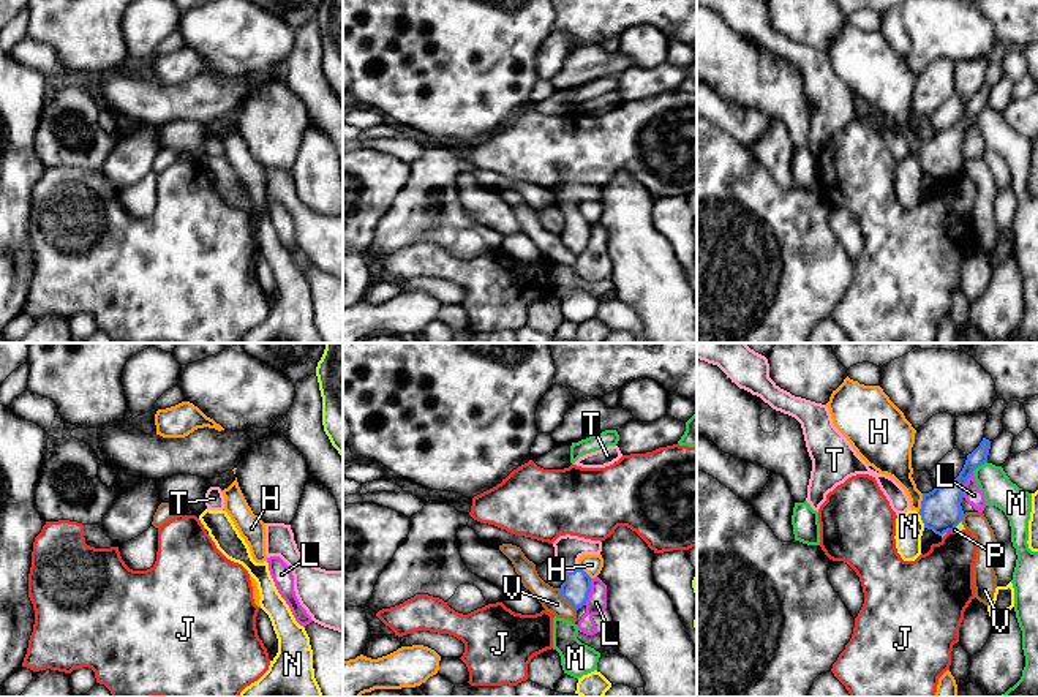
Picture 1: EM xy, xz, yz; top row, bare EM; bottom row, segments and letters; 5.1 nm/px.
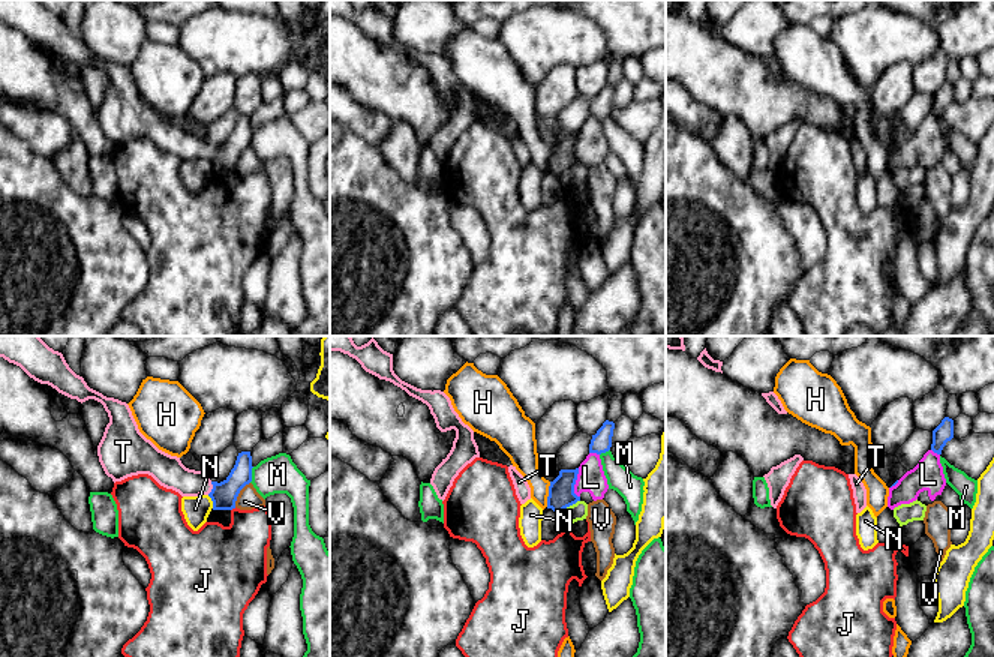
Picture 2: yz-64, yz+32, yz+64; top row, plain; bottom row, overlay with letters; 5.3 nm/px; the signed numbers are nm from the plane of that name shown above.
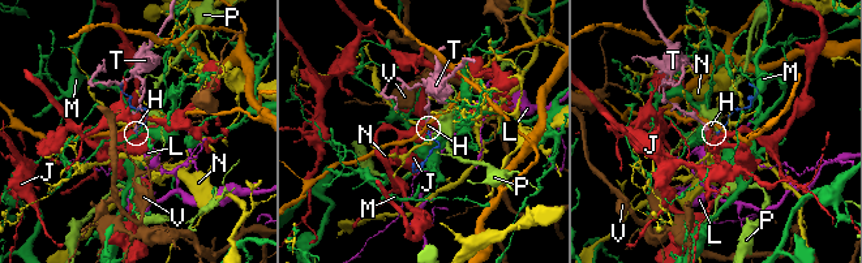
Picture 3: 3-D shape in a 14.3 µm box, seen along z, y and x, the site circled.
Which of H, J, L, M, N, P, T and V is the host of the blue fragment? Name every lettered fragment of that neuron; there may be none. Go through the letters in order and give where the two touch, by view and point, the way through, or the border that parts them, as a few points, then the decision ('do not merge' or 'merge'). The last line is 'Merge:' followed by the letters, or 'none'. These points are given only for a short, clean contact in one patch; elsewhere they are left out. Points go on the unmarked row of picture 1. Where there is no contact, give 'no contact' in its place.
H: yz (921, 149) | along yz (923, 139), (918, 158) | do not merge
J: yz (950, 176) | along yz (953, 176), (947, 179) | do not merge
L: xz (590, 237) | along xz (593, 225), (588, 245), (583, 250) | do not merge
M: yz (978, 111) | along yz (986, 108), (972, 117) | do not merge
N: yz (921, 165) | along yz (917, 158), (925, 173) | do not merge
P: yz (958, 169) | along yz (961, 166), (953, 176) | do not merge
T: xz (571, 218) | across xz (577, 231), (571, 218), (567, 195) | merge
V: xz (564, 244) | along xz (558, 234), (561, 242), (575, 256) | do not merge
Merge: T

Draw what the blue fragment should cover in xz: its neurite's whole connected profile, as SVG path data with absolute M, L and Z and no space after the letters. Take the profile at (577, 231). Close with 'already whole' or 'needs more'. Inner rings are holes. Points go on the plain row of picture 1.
M559 182L555 188L555 205L564 213L562 243L575 254L581 254L591 239L591 223L578 212L583 201L600 201L602 188L578 182Z; needs more

